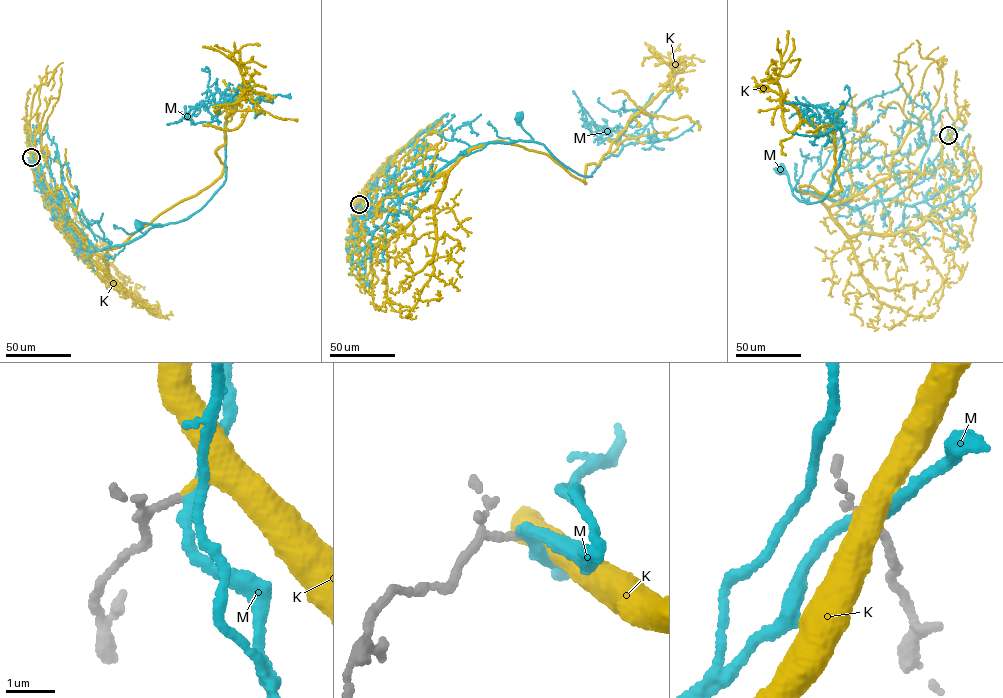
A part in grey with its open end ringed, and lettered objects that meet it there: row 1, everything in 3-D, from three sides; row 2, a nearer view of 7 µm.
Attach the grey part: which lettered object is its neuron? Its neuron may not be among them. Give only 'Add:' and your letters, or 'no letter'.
Add: K

